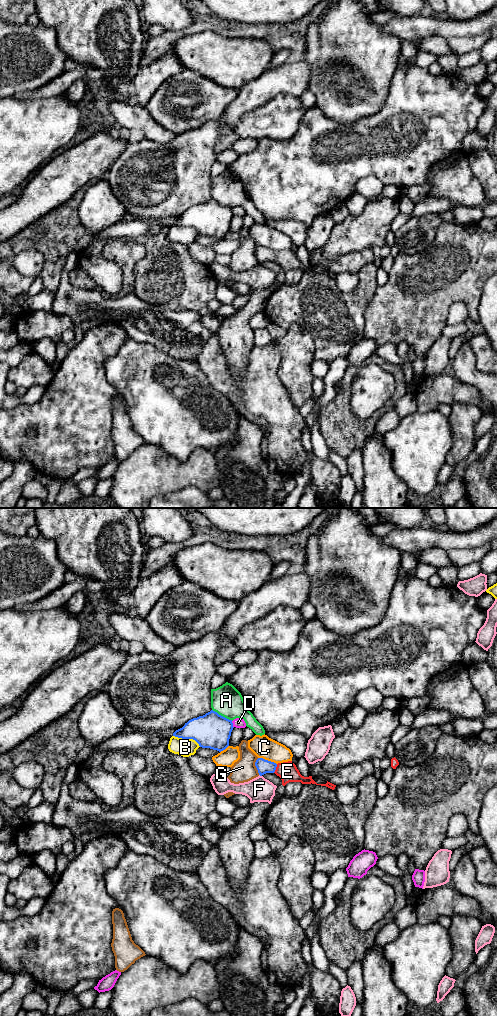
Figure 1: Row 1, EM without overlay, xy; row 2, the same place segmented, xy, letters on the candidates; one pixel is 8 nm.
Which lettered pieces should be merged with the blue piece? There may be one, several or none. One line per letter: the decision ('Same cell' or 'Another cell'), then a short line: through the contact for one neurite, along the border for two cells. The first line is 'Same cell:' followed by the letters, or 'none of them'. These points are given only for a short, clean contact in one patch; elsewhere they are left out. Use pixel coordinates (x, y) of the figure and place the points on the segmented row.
Same cell: E
A: Another cell
B: Another cell
C: Another cell
D: Another cell
E: Same cell. Line: xy (263, 766), (275, 768), (287, 771)
F: Another cell
G: Another cell

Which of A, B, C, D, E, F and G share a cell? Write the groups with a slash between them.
A / B / C / D / E / F / G

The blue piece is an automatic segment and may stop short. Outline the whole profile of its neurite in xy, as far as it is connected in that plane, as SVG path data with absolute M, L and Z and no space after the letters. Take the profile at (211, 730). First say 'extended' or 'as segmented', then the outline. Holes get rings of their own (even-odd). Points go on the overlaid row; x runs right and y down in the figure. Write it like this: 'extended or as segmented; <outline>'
as segmented; M211 710L203 716L189 720L182 728L176 730L173 736L193 739L202 748L221 752L229 746L233 728L232 720Z

